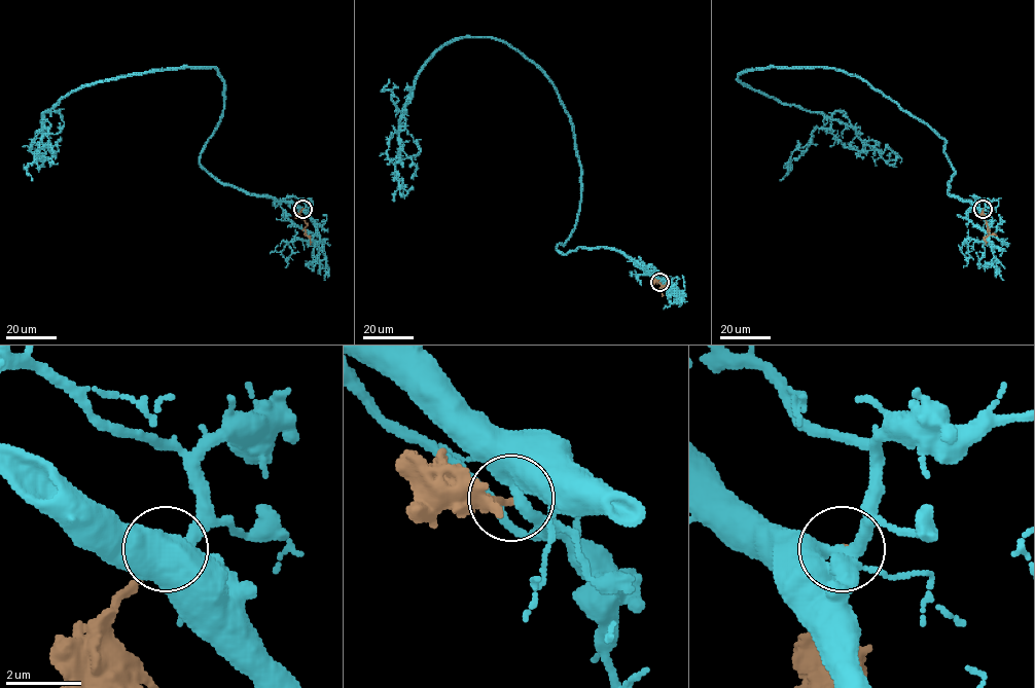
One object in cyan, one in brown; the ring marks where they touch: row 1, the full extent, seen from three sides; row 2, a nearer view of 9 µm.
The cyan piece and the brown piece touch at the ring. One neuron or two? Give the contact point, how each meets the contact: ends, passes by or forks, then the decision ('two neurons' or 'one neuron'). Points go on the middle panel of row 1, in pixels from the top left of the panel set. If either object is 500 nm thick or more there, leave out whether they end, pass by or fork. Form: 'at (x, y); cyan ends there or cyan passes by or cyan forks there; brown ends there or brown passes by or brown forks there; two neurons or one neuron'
at (659, 282); cyan passes by; brown ends there; two neurons

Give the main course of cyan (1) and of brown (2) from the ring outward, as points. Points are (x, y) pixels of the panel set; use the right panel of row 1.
1: (983, 208), (948, 192), (954, 169), (944, 140), (866, 81), (822, 68), (738, 76), (849, 124), (900, 163)
2: (983, 208), (989, 227), (986, 245)

